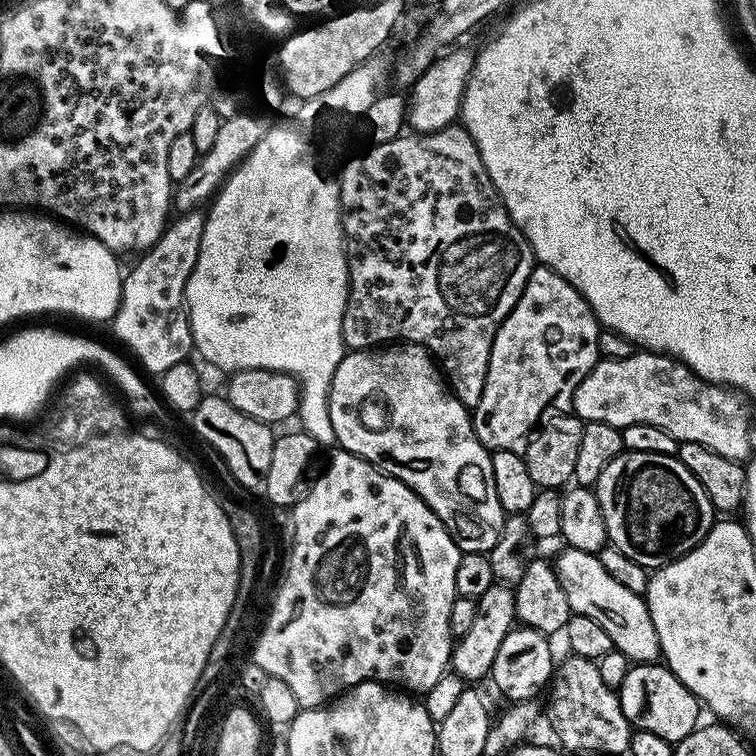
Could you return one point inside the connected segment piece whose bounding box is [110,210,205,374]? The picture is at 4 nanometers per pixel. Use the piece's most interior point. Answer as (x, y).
(152, 321)

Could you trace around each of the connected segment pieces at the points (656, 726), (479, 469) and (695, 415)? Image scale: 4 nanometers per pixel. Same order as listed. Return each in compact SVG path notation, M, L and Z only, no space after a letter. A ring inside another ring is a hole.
M636 662L628 669L618 689L622 714L633 729L670 741L673 746L695 732L701 723L702 705L696 695L672 671L660 662ZM700 720L700 721L699 721Z
M396 342L391 346L345 351L342 362L338 362L338 370L334 370L334 378L330 382L330 398L328 401L330 402L330 426L334 426L336 444L343 451L353 452L355 456L361 456L363 460L368 460L380 471L386 473L387 476L398 478L410 490L414 490L416 495L421 496L426 502L426 506L430 506L430 510L434 510L434 514L444 523L449 534L456 539L456 545L460 547L461 553L483 552L487 554L490 552L503 532L506 519L506 514L502 510L502 502L498 502L498 490L494 490L492 452L476 436L473 413L456 397L443 371L438 367L437 361L427 348L423 348L421 344Z
M637 350L630 358L597 360L590 374L582 378L572 399L571 411L585 422L606 422L621 430L635 424L658 426L678 442L698 442L698 446L706 446L714 450L714 454L722 454L722 458L744 462L753 455L751 407L753 405L743 392L703 380L673 356L651 350Z

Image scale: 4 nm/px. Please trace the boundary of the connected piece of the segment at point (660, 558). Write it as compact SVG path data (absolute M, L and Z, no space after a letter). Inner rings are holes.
M625 450L602 470L594 491L602 506L602 518L606 518L608 544L649 570L694 550L714 523L714 509L706 490L676 456Z

